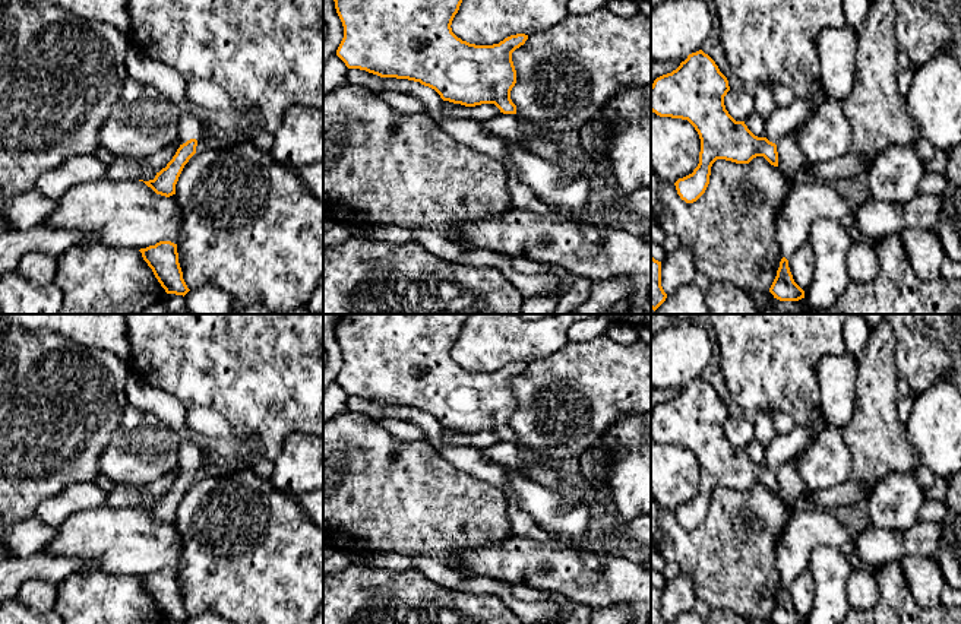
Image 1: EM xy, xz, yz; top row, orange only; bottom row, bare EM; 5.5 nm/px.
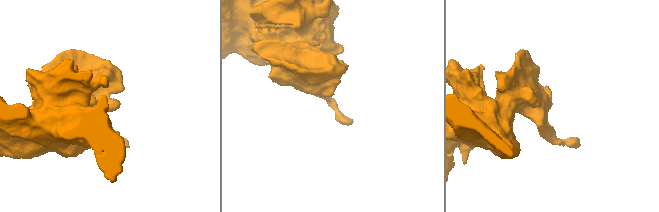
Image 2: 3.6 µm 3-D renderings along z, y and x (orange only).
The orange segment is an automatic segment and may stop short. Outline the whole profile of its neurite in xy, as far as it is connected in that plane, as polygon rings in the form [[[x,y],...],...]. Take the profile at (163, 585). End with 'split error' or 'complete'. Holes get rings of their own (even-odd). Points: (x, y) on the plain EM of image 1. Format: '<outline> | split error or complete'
[[[159,568],[139,579],[167,621],[184,624],[190,618],[183,606],[177,571]]] | complete

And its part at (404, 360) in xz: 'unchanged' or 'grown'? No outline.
unchanged

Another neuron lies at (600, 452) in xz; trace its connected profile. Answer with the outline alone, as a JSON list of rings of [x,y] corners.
[[[600,444],[594,449],[594,471],[598,479],[607,482],[608,460],[607,460],[607,447],[604,444]]]

